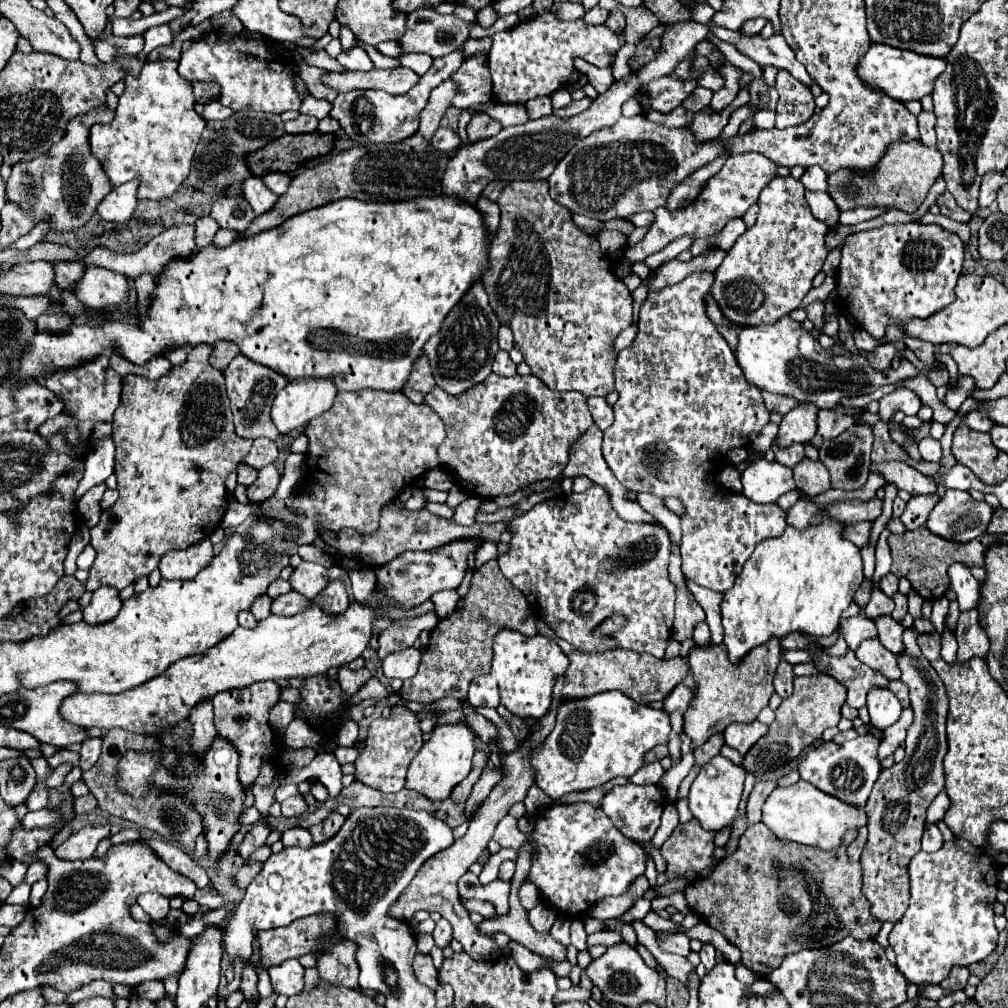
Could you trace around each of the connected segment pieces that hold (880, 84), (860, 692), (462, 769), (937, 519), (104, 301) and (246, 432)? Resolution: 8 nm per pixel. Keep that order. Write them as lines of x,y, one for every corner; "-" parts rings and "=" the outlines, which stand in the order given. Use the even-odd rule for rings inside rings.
873,43
865,59
861,59
861,67
857,71
861,79
871,83
871,87
881,89
887,95
893,95
895,99
911,101
911,99
923,99
925,95
933,93
935,79
945,71
945,59
919,55
915,51
897,49
897,47
883,45
883,43
=
809,647
807,649
813,655
813,663
819,673
825,673
833,679
837,679
841,685
847,687
847,703
855,709
865,707
865,697
871,687
883,687
889,681
885,675
877,673
875,669
867,667
855,657
853,649
847,649
845,655
833,657
825,653
825,647
=
465,721
443,723
443,725
433,727
431,739
423,743
421,751
415,755
413,763
409,765
405,787
415,789
417,793
433,801
447,799
451,789
457,783
461,783
471,771
471,757
475,753
475,741
477,741
477,733
=
947,489
925,525
943,539
965,543
985,533
991,515
993,507
985,501
975,501
967,491
=
89,267
73,293
77,293
77,299
87,307
121,309
127,305
129,289
129,279
125,275
101,267
=
237,355
223,373
225,373
225,383
227,383
227,395
231,399
231,411
235,417
237,435
241,435
245,439
257,439
257,437
277,439
279,431
273,425
269,411
271,411
271,403
273,403
277,391
281,391
287,385
287,379
265,365
257,365
255,361
251,361
245,355

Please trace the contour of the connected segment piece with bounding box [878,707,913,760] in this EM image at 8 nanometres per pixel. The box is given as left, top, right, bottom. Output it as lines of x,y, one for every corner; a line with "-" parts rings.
909,707
903,710
899,720
895,724
883,731
883,739
878,748
878,758
880,760
893,755
895,750
904,743
907,729
912,722
913,710

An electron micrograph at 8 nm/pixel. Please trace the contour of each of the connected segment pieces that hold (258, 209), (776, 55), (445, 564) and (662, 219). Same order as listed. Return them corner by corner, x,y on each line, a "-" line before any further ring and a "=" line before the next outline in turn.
249,177
243,181
243,197
249,201
255,215
269,211
277,201
277,195
265,187
261,177
=
713,27
713,35
725,43
734,45
743,55
757,61
761,67
775,65
779,69
787,69
797,79
801,79
801,83
813,85
811,77
807,75
805,67
795,59
793,49
789,49
783,35
773,35
769,39
765,39
761,35
755,35
753,38
742,38
739,33
729,31
729,29
721,29
721,27
=
465,537
431,551
405,551
397,555
397,559
381,565
377,569
377,579
381,579
381,583
389,583
393,599
401,599
405,607
417,607
427,599
431,599
431,595
441,589
457,589
469,569
467,565
469,555
473,555
481,545
483,545
481,537
=
745,153
745,155
729,157
725,161
725,165
721,167
721,171
707,181
707,185
703,187
703,191
699,193
699,197
691,205
687,205
685,209
677,209
677,211
669,211
665,207
659,207
655,211
655,221
653,221
651,229
647,231
645,239
639,245
629,247
629,251
625,251
625,259
643,261
647,255
661,251
671,241
675,241
683,235
689,235
693,239
719,235
729,221
743,217
745,211
757,203
759,193
775,177
777,177
777,163
769,161
761,153

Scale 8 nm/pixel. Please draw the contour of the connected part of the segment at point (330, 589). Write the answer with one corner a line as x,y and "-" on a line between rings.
333,579
329,581
329,585
313,599
323,611
329,613
341,613
345,611
345,607
349,605
349,595
347,595
347,587
341,579

